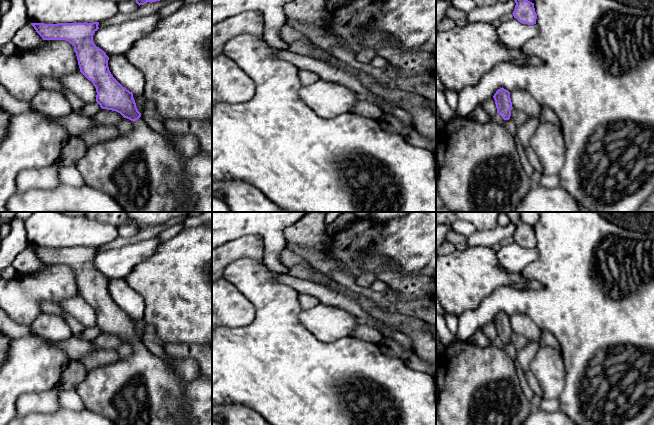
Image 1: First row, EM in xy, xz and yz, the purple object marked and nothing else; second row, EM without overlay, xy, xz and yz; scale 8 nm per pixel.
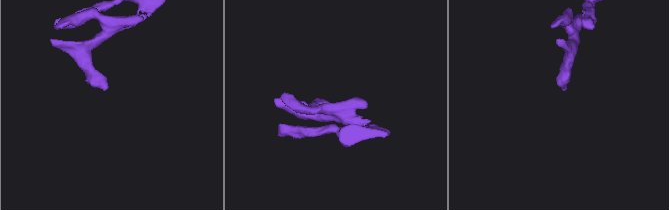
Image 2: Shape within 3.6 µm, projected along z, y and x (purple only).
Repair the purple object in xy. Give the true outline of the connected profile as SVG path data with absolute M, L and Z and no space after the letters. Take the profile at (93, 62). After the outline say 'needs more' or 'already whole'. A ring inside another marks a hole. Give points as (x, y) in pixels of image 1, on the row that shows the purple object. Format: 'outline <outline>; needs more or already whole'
outline M99 22L92 23L31 23L43 40L65 40L74 46L80 72L96 88L96 102L102 109L120 113L134 122L131 132L87 148L75 163L84 185L112 197L124 212L178 212L190 201L186 188L184 155L167 136L149 127L136 107L133 93L123 87L111 74L109 57L93 41Z; needs more

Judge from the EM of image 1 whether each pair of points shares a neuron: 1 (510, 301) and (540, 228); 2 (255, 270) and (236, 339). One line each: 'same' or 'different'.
1: same
2: same

